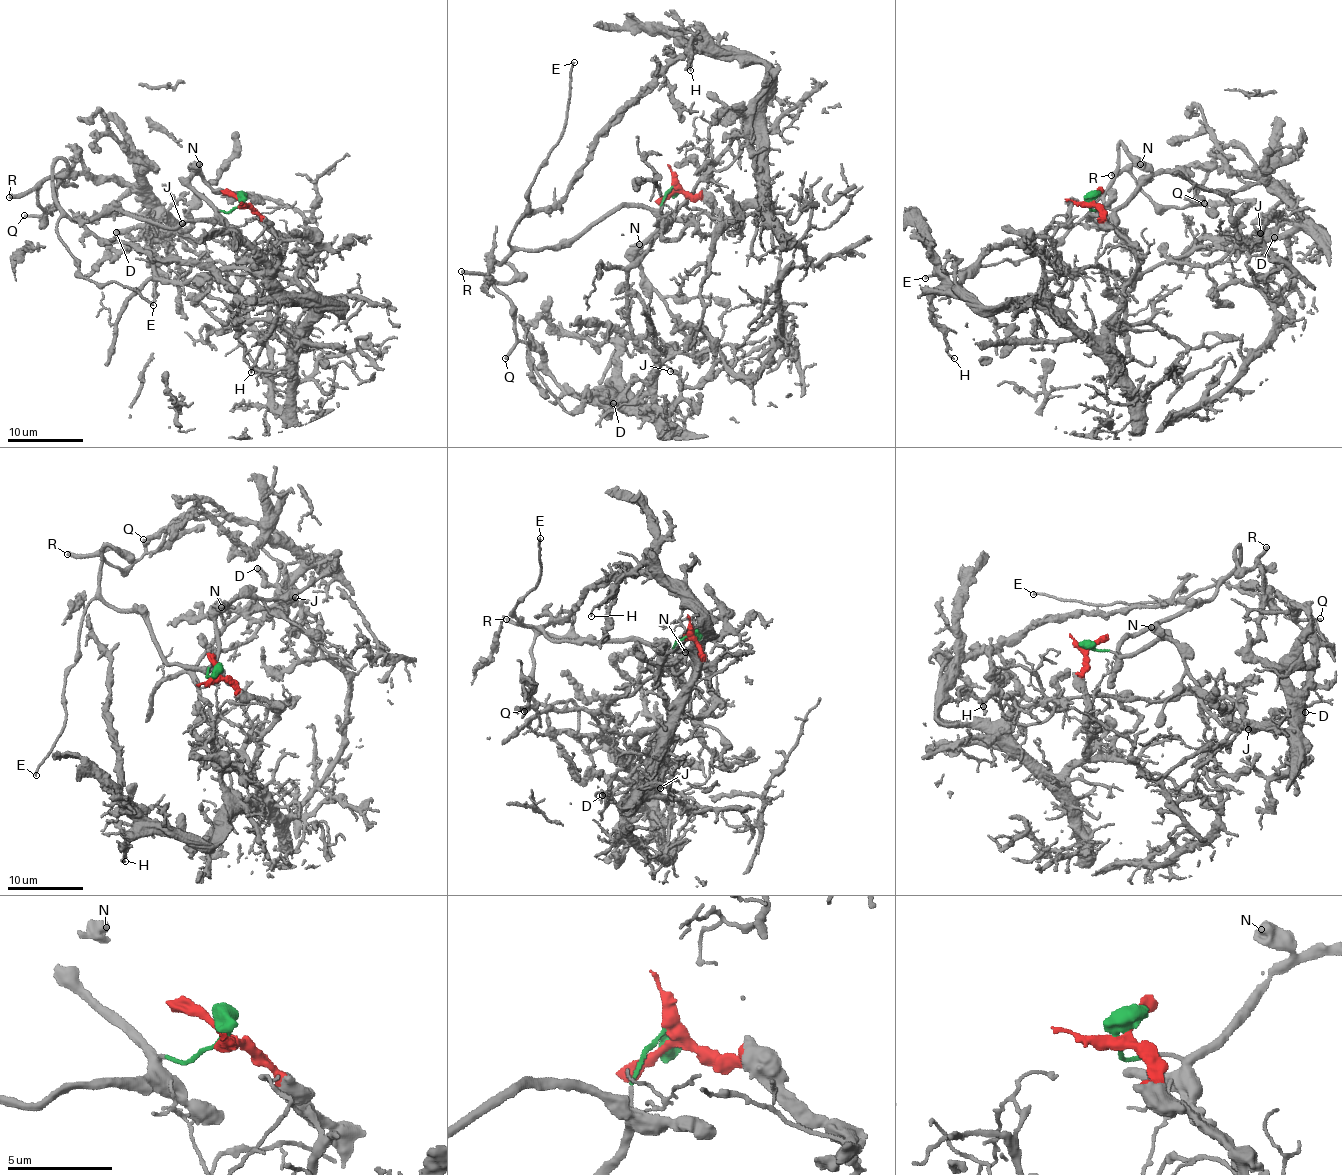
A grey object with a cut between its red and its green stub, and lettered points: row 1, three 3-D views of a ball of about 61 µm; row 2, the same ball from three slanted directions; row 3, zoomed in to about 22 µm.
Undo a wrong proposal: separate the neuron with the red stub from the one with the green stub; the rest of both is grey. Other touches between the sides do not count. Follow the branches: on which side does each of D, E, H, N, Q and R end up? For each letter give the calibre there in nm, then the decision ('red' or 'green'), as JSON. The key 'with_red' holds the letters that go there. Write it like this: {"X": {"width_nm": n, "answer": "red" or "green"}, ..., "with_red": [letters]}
{"D": {"width_nm": 500, "answer": "red"}, "E": {"width_nm": 170, "answer": "green"}, "H": {"width_nm": 120, "answer": "red"}, "N": {"width_nm": 550, "answer": "green"}, "Q": {"width_nm": 240, "answer": "green"}, "R": {"width_nm": 360, "answer": "green"}, "with_red": ["D", "H"]}

